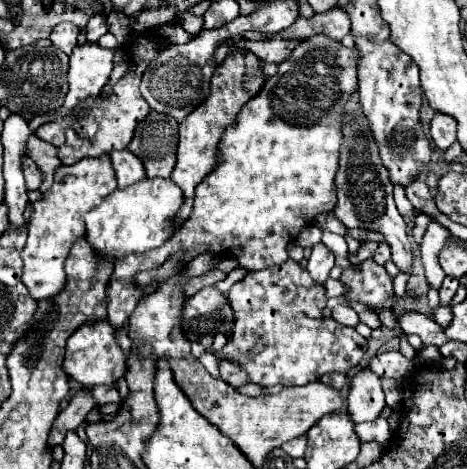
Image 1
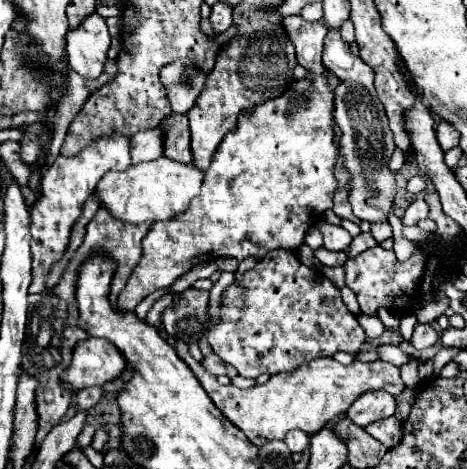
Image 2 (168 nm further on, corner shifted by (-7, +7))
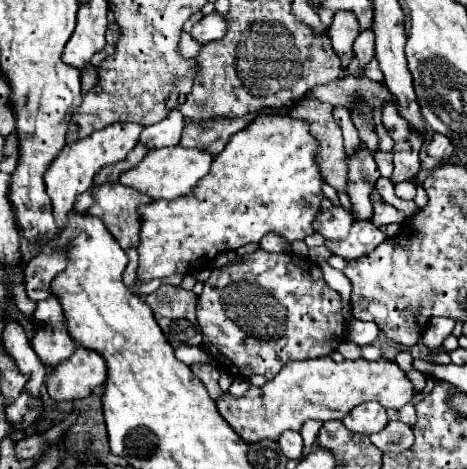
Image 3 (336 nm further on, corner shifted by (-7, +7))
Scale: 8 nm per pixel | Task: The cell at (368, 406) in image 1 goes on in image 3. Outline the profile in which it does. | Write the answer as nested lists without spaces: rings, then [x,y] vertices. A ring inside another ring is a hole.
[[[368,401],[352,409],[352,413],[348,413],[348,417],[344,417],[342,423],[354,433],[372,435],[386,427],[388,415],[386,415],[386,409],[378,401]]]

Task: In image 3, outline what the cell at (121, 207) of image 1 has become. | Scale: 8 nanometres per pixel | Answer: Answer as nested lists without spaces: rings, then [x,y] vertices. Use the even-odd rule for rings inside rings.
[[[180,145],[176,147],[164,147],[158,151],[148,151],[146,157],[132,169],[124,171],[118,179],[118,183],[132,187],[140,193],[146,193],[150,199],[178,199],[198,185],[198,181],[210,171],[212,157],[200,149],[184,149]]]

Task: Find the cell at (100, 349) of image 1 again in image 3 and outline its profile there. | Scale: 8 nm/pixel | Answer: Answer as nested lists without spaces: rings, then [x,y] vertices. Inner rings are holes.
[[[78,347],[68,361],[62,361],[48,377],[48,393],[56,401],[76,401],[92,393],[108,377],[104,357],[92,349]]]

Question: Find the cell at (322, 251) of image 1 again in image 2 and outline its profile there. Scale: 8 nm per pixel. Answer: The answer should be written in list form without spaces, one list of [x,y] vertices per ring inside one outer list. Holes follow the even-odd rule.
[[[320,221],[320,233],[324,237],[324,247],[330,251],[346,251],[352,237],[346,229],[342,229],[340,225],[332,225],[326,221]]]

